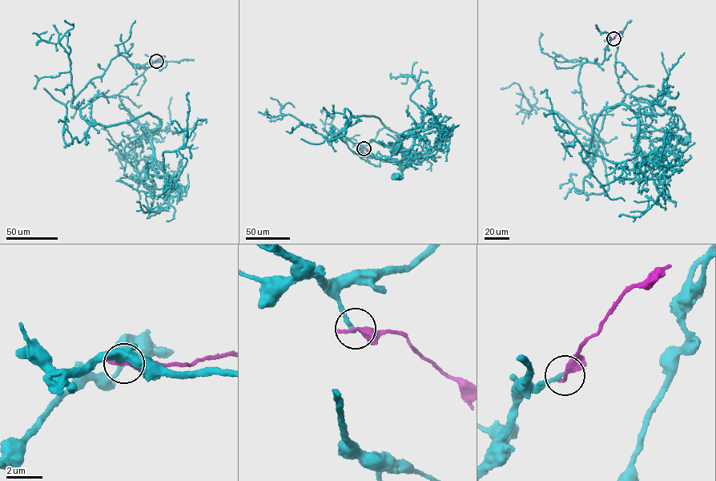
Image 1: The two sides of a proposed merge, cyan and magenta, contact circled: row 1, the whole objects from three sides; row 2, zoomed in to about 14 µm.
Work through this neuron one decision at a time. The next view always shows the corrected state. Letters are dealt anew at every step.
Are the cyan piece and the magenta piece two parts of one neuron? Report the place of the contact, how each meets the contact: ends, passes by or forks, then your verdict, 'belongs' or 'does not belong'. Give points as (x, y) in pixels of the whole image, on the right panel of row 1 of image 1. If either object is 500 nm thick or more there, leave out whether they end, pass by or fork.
(613, 38) | cyan ends | magenta ends | does not belong

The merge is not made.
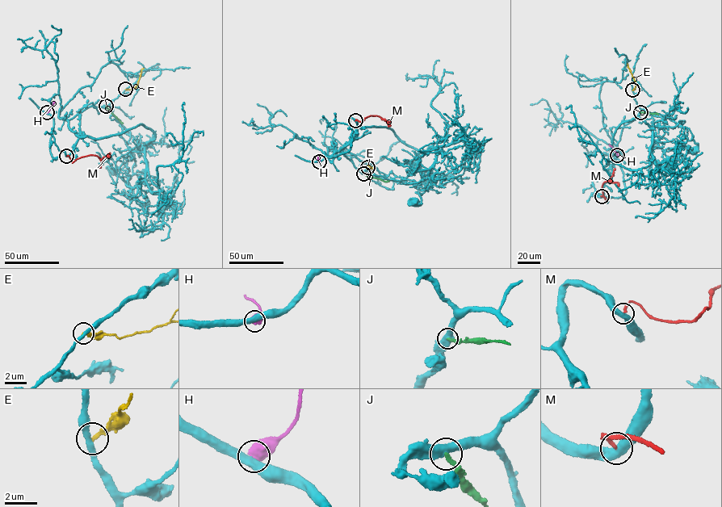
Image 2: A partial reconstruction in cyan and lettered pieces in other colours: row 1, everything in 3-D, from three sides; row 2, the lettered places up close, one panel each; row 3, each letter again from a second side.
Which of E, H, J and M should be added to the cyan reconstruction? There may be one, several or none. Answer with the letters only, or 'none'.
none

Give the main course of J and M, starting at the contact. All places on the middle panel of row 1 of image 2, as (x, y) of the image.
J: (363, 173), (389, 181)
M: (355, 120), (363, 121), (370, 115), (376, 115), (388, 122), (388, 125)

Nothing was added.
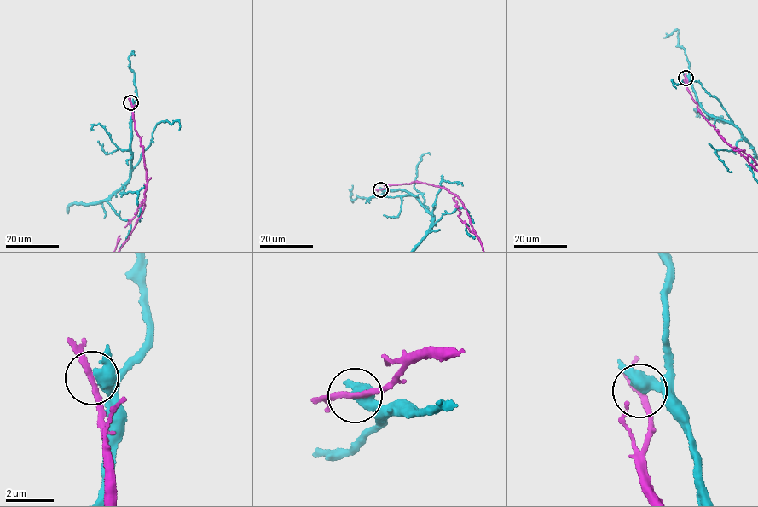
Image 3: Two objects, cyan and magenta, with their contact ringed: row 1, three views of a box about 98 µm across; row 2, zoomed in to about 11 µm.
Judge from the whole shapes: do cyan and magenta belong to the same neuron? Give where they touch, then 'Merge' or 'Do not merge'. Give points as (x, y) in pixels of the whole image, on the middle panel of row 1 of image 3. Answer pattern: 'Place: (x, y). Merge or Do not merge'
Place: (380, 189). Do not merge

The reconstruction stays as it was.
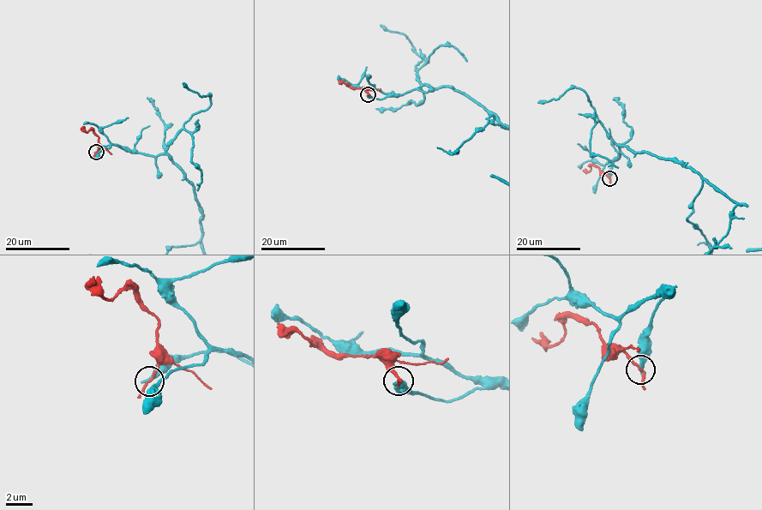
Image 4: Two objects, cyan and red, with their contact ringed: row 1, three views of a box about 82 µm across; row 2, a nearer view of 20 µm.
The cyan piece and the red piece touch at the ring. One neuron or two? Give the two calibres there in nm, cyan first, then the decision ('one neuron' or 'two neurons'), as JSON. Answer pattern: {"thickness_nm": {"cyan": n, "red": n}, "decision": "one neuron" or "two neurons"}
{"thickness_nm": {"cyan": 360, "red": 180}, "decision": "two neurons"}

